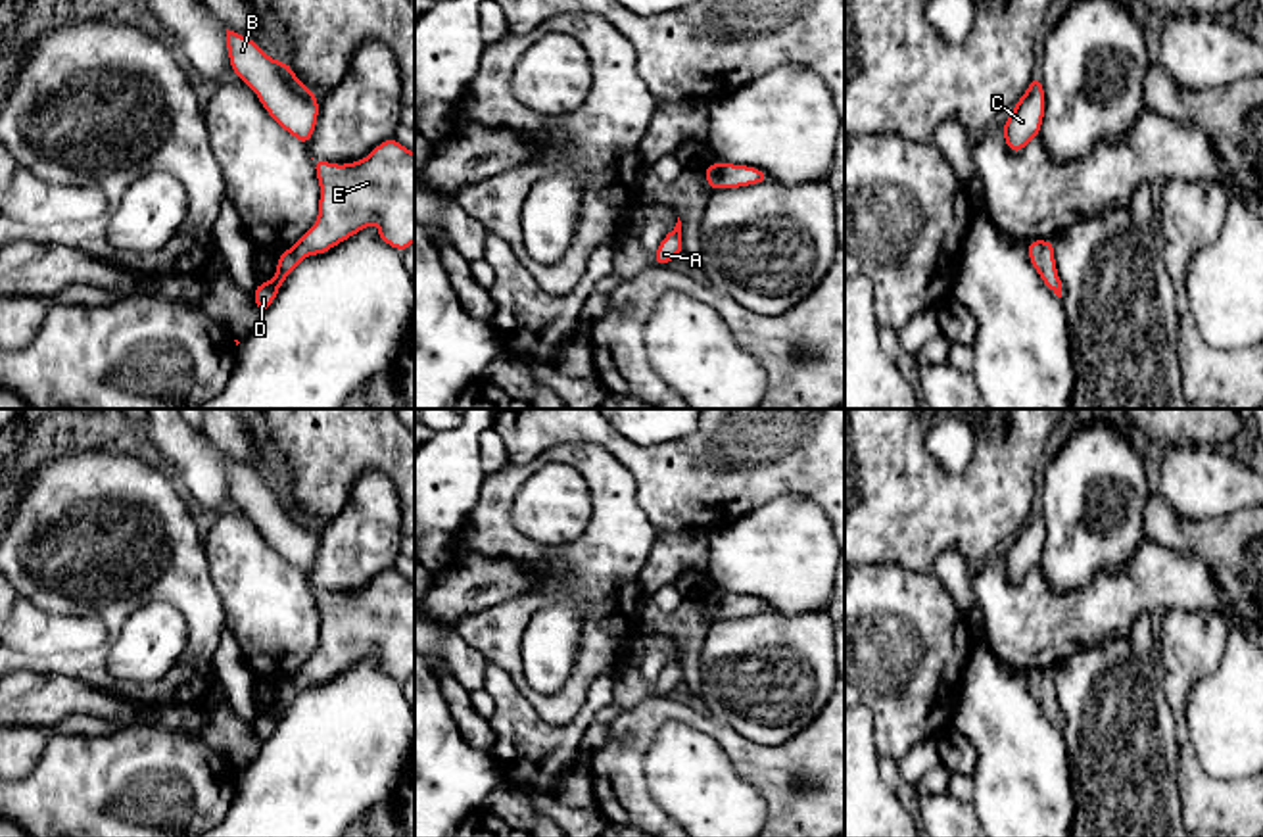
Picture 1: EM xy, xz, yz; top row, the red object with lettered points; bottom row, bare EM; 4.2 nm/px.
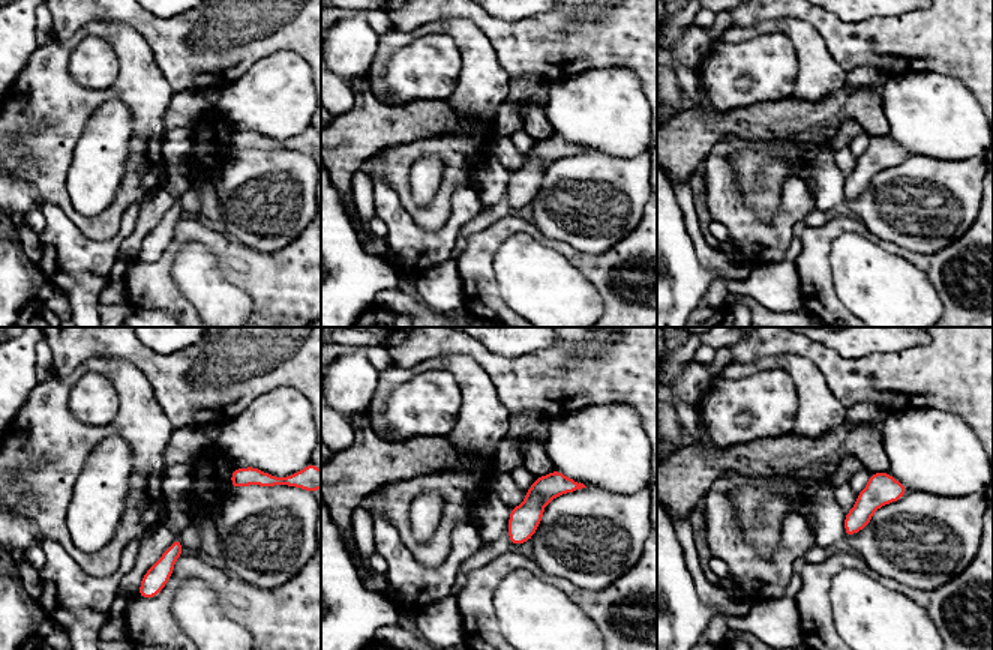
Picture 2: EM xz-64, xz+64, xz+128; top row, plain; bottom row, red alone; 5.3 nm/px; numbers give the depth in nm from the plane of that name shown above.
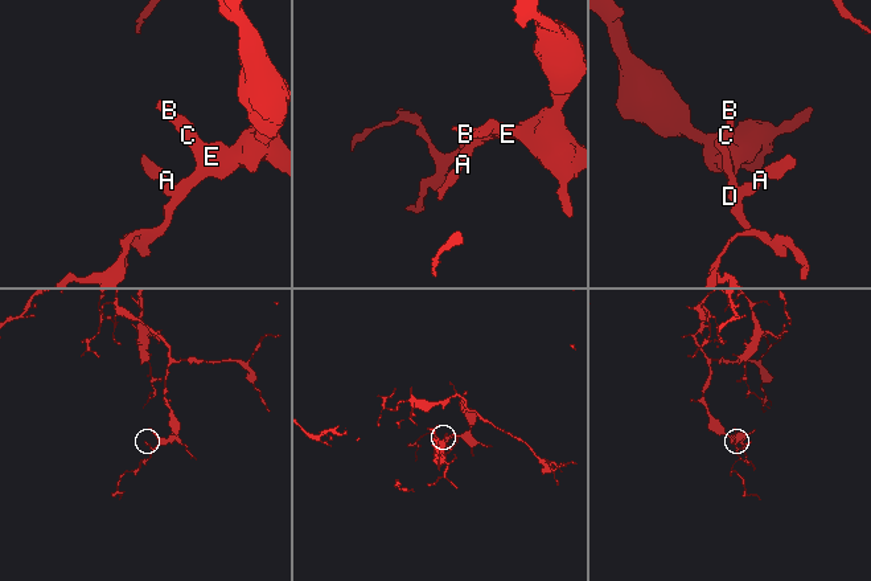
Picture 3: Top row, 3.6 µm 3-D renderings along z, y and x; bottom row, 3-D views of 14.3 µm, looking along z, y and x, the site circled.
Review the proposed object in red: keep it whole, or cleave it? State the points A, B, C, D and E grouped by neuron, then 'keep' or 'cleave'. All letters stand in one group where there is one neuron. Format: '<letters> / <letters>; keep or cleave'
A B C D E; keep

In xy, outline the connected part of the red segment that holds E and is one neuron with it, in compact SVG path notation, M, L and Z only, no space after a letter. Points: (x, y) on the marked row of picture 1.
M399 140L380 142L359 161L313 159L313 167L321 186L319 217L290 250L280 251L274 278L253 290L261 313L307 255L326 253L370 223L378 225L378 238L401 253L415 242L415 154Z

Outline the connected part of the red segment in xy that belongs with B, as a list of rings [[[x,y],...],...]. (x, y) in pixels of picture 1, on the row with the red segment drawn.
[[[228,29],[226,52],[230,69],[257,94],[265,111],[307,146],[319,117],[315,92],[298,81],[290,63],[269,58],[257,42]]]

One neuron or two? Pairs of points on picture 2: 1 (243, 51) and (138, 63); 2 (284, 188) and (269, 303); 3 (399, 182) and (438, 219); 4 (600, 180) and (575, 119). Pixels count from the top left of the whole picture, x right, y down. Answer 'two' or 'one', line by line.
1: two
2: two
3: one
4: two

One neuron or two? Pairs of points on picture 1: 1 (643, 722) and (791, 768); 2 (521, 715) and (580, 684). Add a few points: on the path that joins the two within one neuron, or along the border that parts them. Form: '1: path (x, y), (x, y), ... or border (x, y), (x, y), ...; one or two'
1: path (680, 713), (724, 736), (755, 763); one
2: border (507, 670), (544, 720), (567, 724), (576, 717); two

